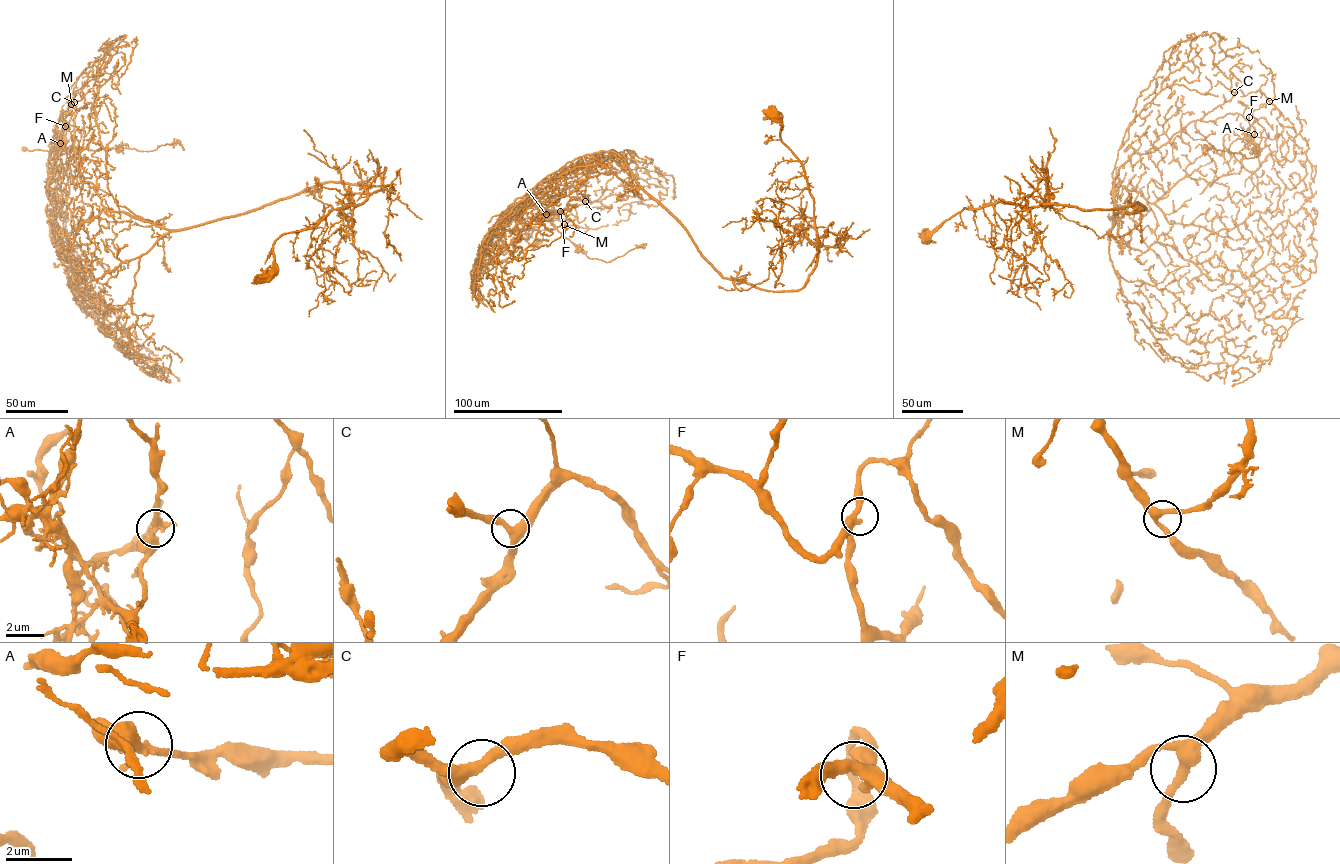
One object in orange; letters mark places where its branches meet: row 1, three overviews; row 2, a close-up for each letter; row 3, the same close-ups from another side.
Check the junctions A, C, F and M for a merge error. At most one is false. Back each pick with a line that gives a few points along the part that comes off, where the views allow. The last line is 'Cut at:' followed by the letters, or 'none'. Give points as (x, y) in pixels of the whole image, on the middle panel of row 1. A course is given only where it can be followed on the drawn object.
A: (545, 214), (564, 237), (588, 258), (609, 262), (637, 246), (643, 248)
Cut at: A

